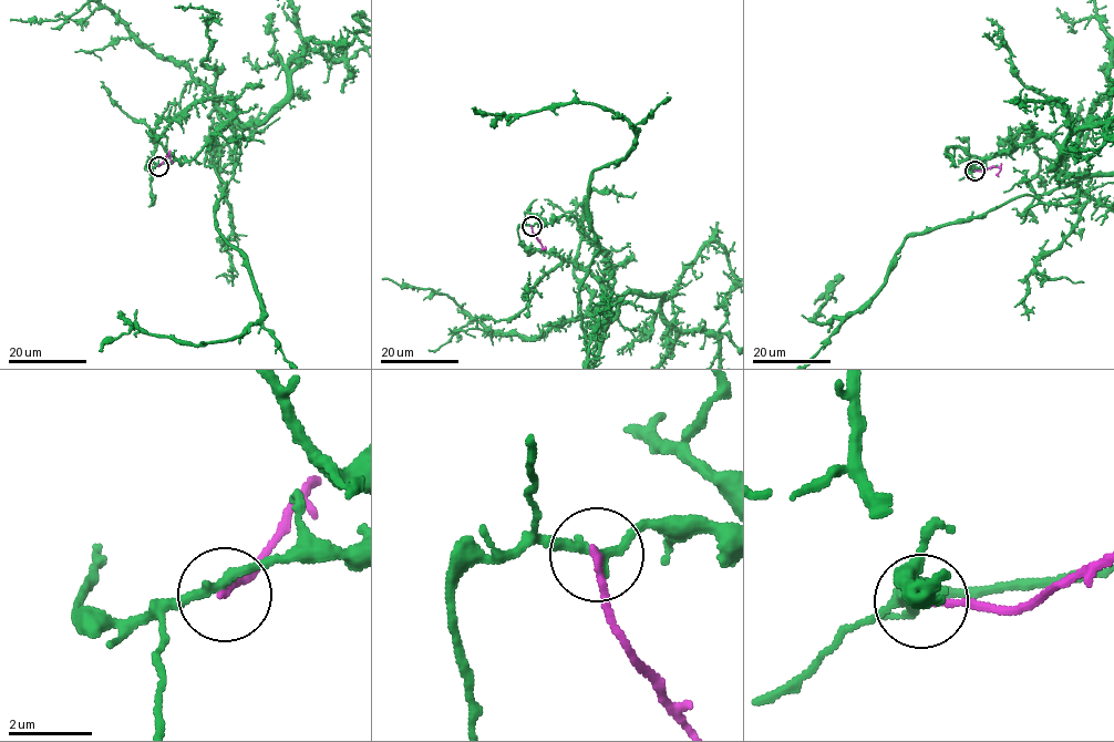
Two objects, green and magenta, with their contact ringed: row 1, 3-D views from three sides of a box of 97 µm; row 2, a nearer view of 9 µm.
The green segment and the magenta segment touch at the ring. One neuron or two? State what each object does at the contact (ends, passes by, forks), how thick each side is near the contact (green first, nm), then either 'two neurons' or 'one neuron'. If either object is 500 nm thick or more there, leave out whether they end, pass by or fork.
green passes by; magenta ends; calibres 240 and 180 nm; two neurons

